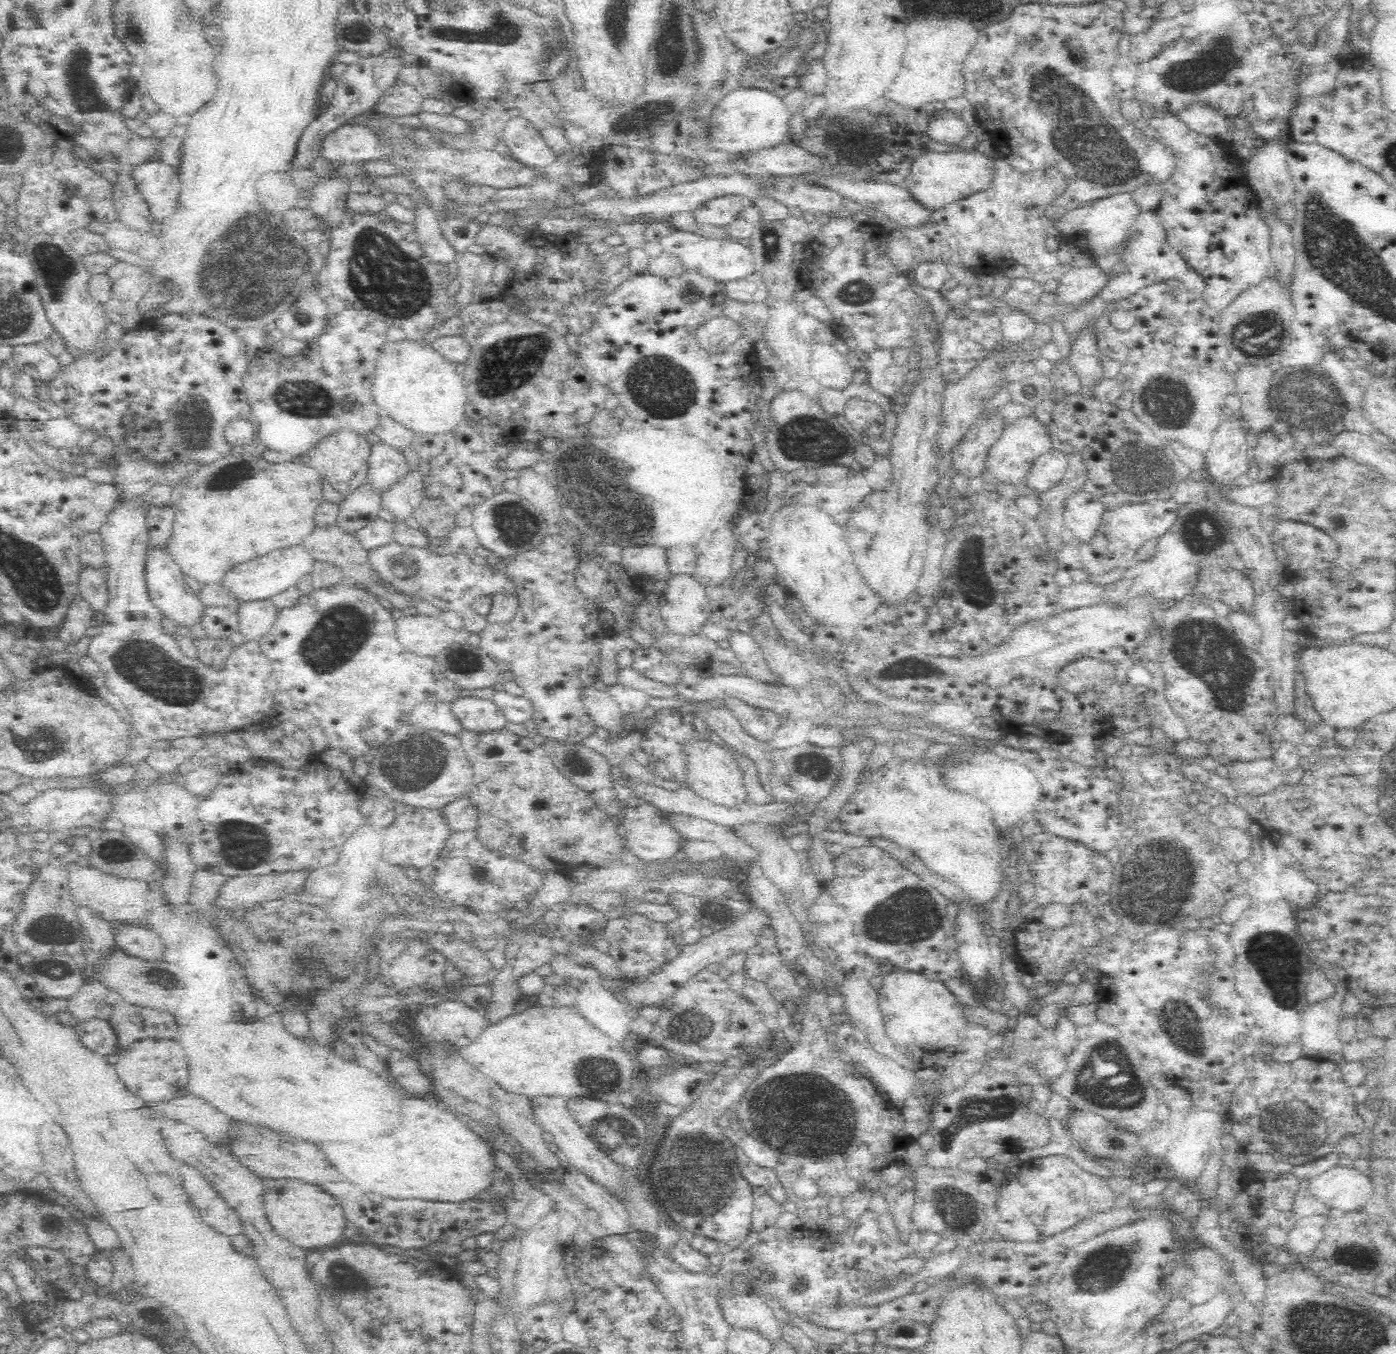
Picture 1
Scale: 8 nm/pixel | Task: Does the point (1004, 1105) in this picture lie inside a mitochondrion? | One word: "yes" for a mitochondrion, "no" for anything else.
yes

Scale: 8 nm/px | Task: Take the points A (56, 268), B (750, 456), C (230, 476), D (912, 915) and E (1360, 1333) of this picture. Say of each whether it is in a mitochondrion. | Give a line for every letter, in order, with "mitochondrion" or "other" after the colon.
A: mitochondrion
B: other
C: mitochondrion
D: mitochondrion
E: mitochondrion

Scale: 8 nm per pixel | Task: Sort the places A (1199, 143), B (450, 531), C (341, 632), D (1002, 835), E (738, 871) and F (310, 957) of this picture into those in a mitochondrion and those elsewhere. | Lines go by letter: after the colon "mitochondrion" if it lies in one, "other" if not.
A: other
B: other
C: mitochondrion
D: other
E: other
F: mitochondrion

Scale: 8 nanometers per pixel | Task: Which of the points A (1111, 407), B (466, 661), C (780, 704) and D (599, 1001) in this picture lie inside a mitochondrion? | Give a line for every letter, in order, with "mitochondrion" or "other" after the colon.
A: other
B: mitochondrion
C: other
D: other

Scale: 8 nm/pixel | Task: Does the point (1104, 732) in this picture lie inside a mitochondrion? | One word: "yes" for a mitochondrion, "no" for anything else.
no

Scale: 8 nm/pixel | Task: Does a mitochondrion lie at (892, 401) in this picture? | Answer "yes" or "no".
no

